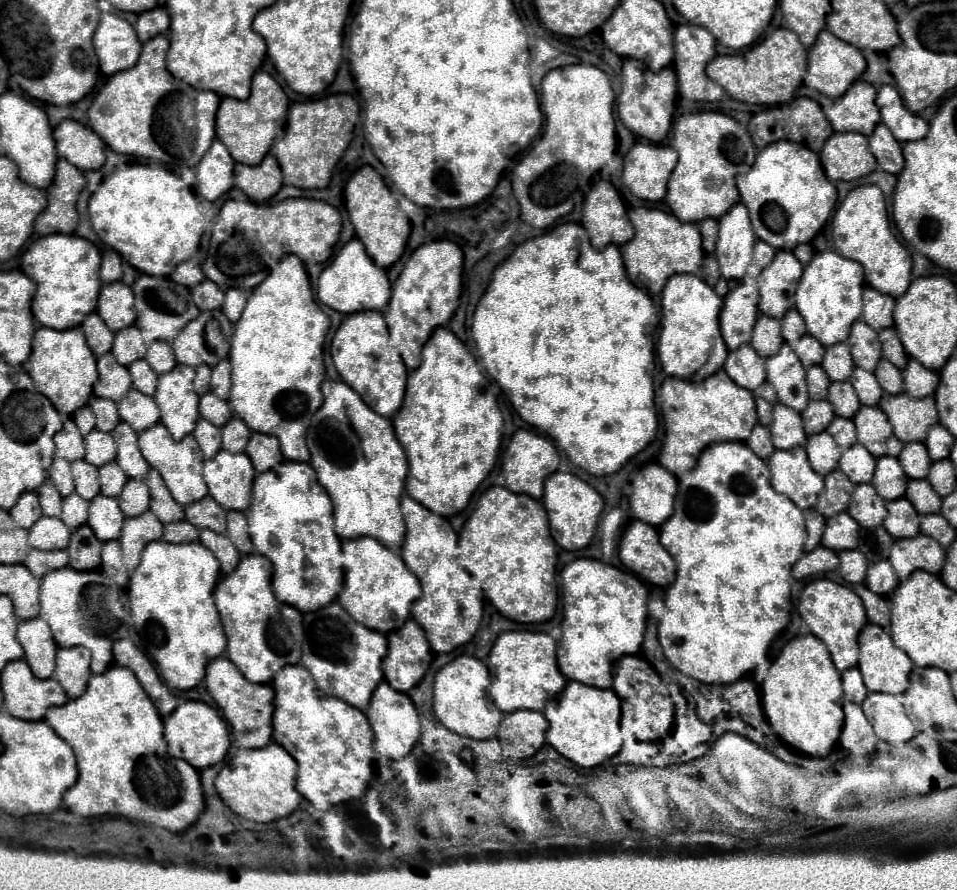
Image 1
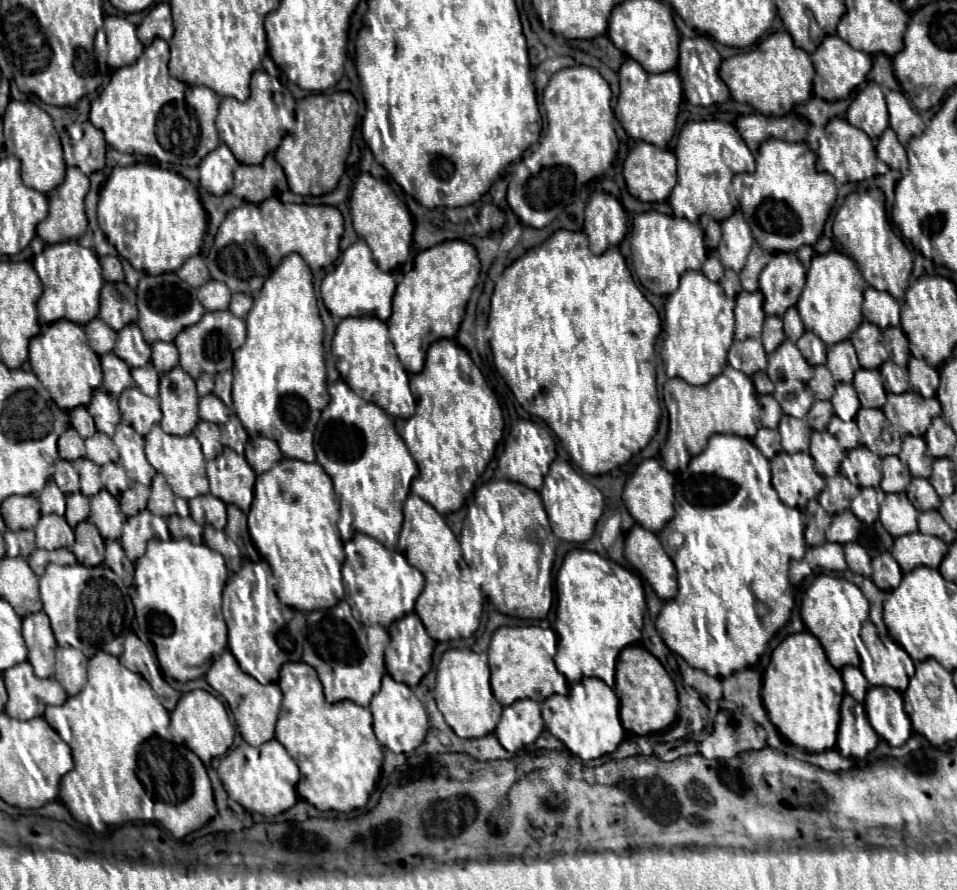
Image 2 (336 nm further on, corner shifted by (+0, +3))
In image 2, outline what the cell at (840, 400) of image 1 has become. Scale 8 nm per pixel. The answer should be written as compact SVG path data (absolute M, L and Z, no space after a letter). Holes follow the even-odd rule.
M837 384L835 388L835 394L831 398L831 404L835 408L835 414L841 418L841 420L855 420L861 404L857 400L857 392L853 388L853 384Z

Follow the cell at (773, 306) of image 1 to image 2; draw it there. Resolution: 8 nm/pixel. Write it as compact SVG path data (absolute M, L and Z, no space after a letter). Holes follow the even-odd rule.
M793 252L775 254L771 258L771 262L759 274L759 290L765 296L765 302L763 302L765 312L771 316L783 316L787 312L787 308L795 306L803 286L805 286L805 268L799 262L799 258Z

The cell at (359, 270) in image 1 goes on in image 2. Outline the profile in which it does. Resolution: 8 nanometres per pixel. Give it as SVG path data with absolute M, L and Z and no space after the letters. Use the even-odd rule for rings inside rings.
M365 240L353 242L343 254L341 262L335 266L331 274L327 274L321 282L320 294L323 304L333 316L377 316L379 320L387 320L391 316L391 298L395 292L395 279L390 272L377 268L369 246Z

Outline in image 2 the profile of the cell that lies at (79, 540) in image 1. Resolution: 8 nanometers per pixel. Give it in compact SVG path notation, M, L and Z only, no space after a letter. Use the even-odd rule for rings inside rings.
M89 520L81 522L75 528L75 544L71 548L75 558L85 566L97 566L103 562L103 550L105 548L103 542L99 540L95 524L91 524Z

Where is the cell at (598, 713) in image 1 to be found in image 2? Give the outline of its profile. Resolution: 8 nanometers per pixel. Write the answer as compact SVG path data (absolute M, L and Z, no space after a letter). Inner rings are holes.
M597 678L581 680L579 684L571 686L569 694L565 696L549 696L543 702L543 720L549 732L581 760L595 760L611 754L625 738L625 730L619 720L619 698L615 696L615 686L607 686Z

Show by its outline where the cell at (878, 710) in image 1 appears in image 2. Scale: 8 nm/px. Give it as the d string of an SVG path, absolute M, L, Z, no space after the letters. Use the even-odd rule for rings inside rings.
M871 686L863 702L873 730L891 746L903 746L911 736L911 720L903 710L903 698L887 686Z

